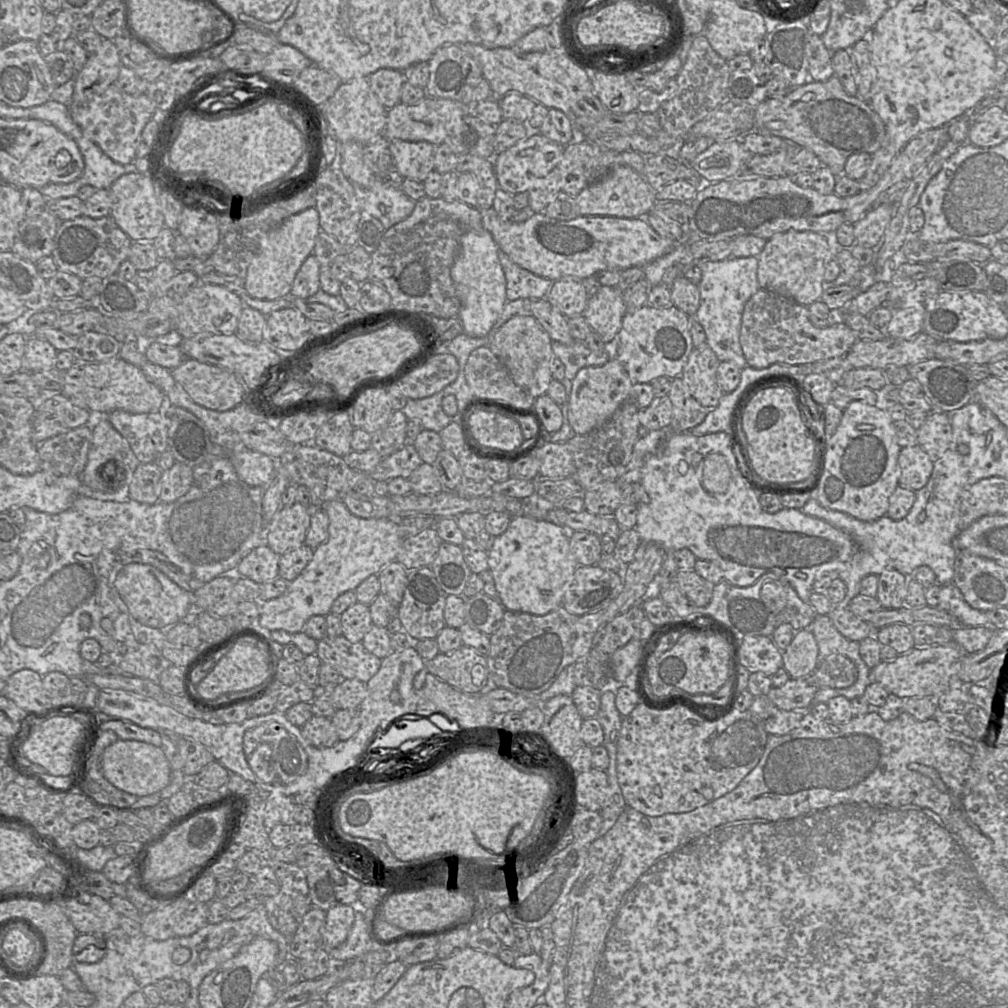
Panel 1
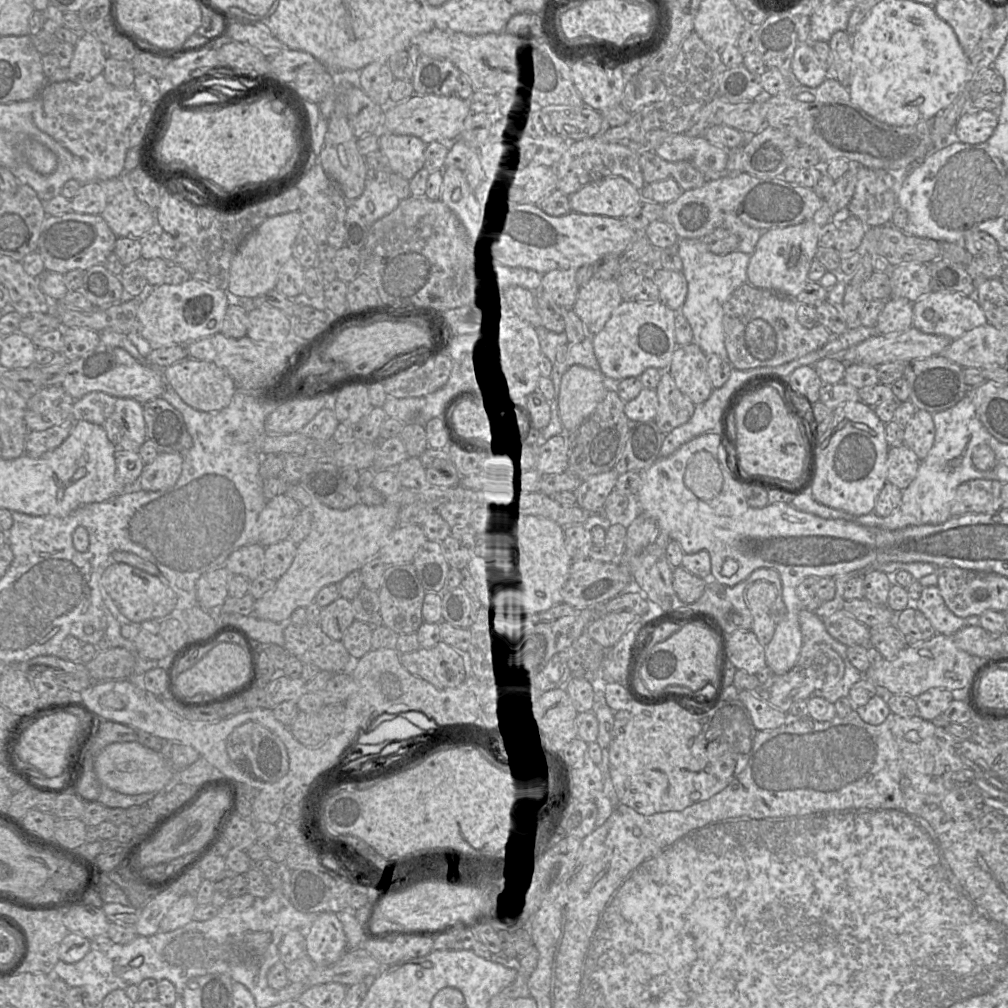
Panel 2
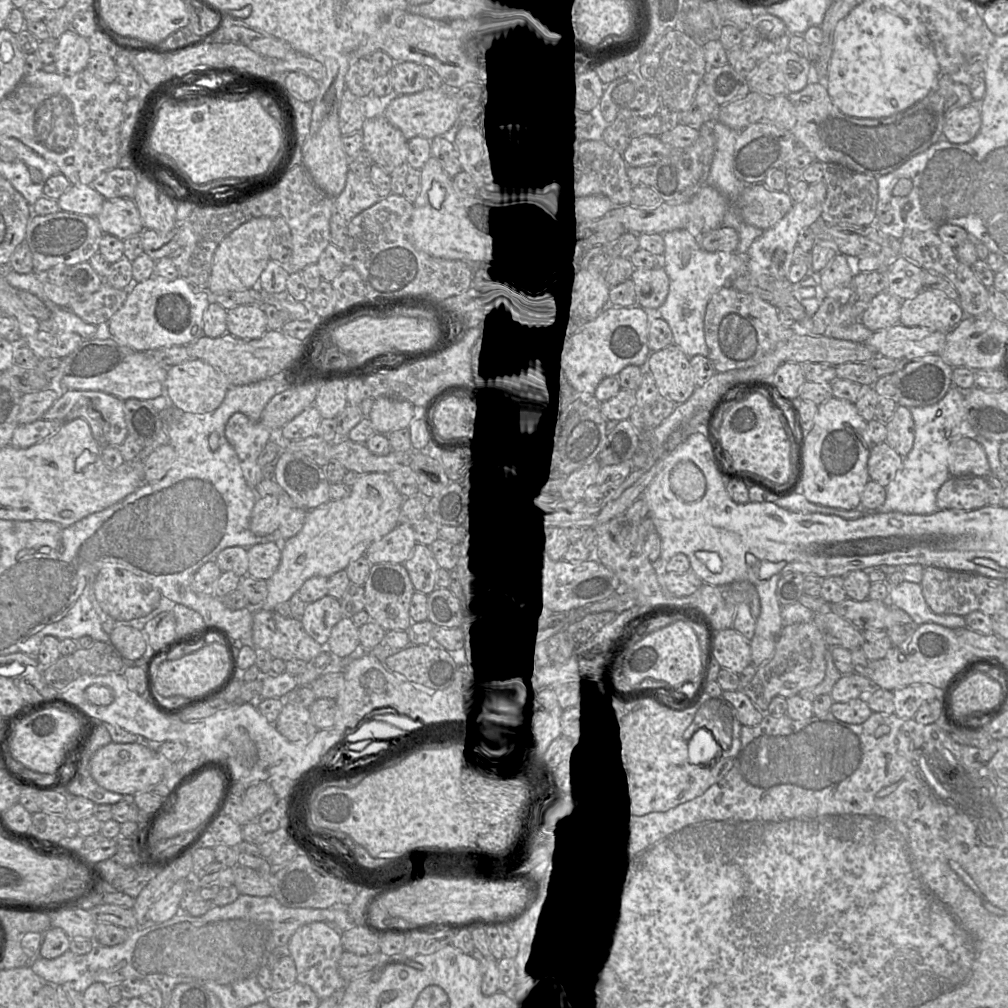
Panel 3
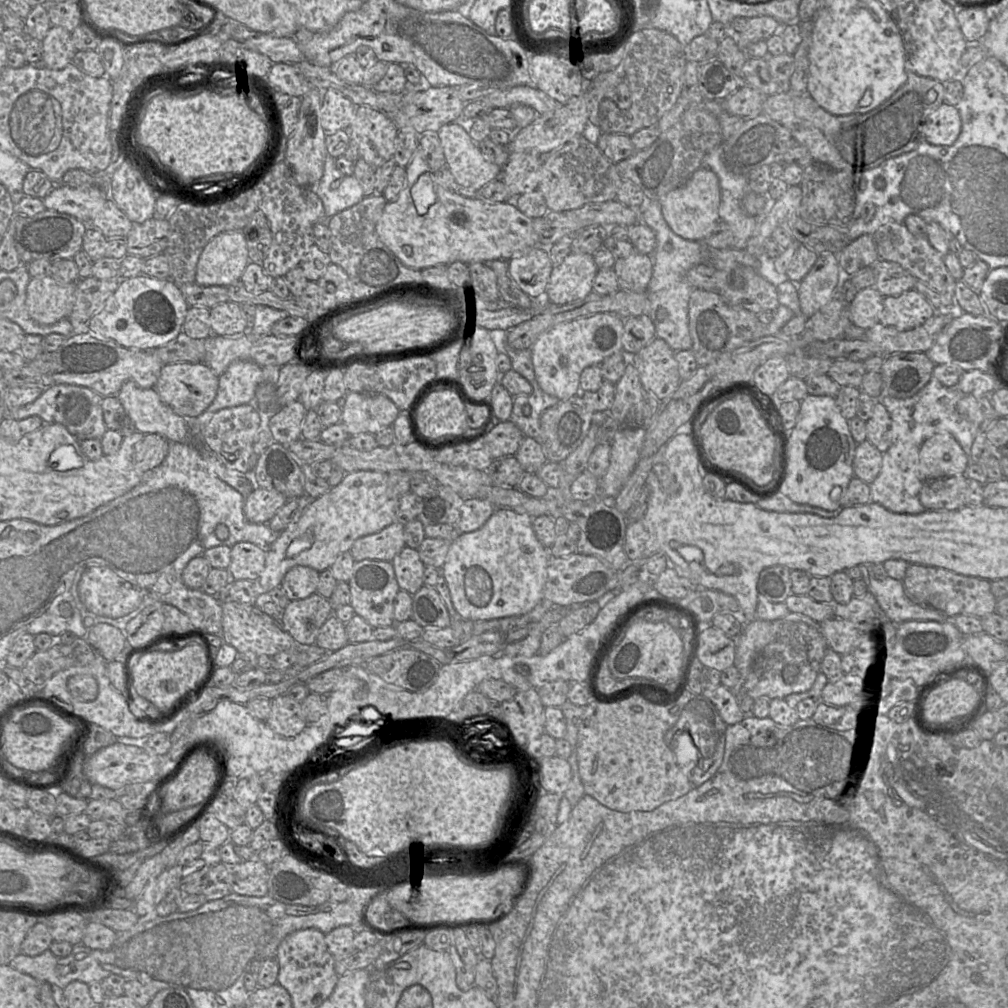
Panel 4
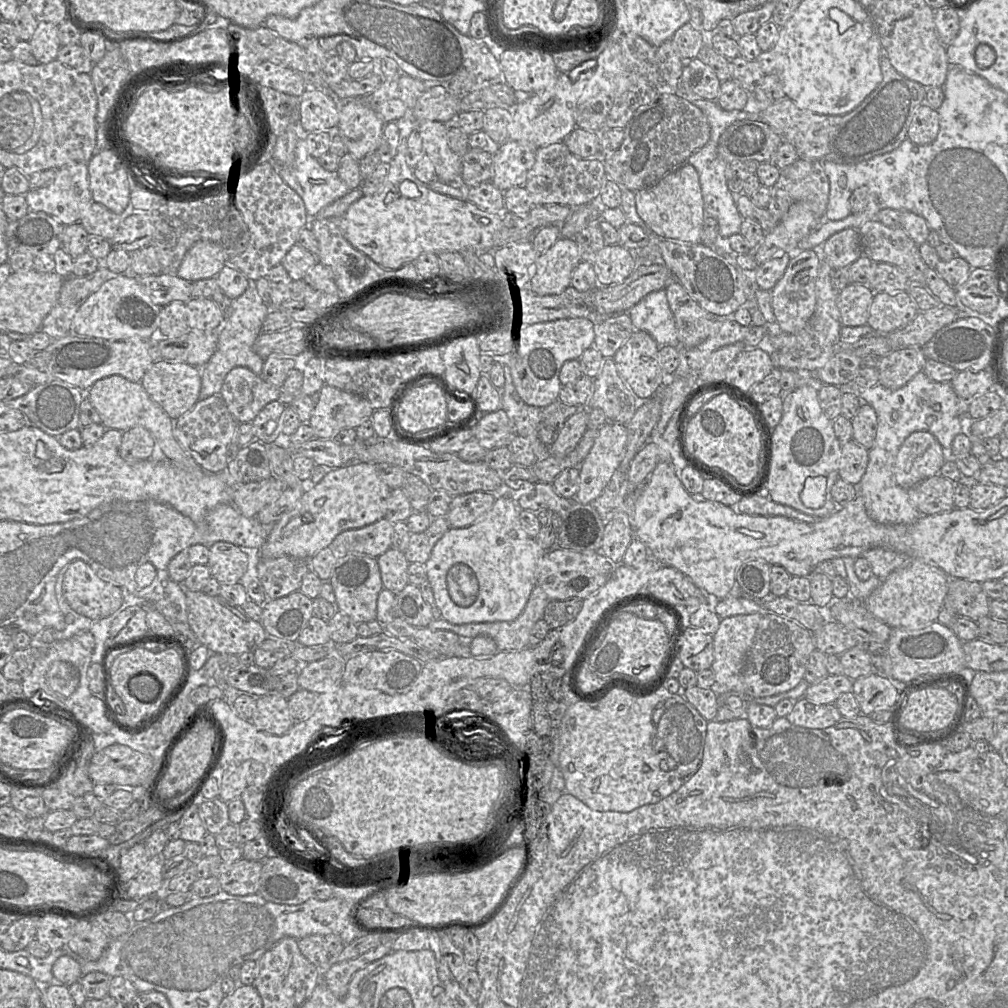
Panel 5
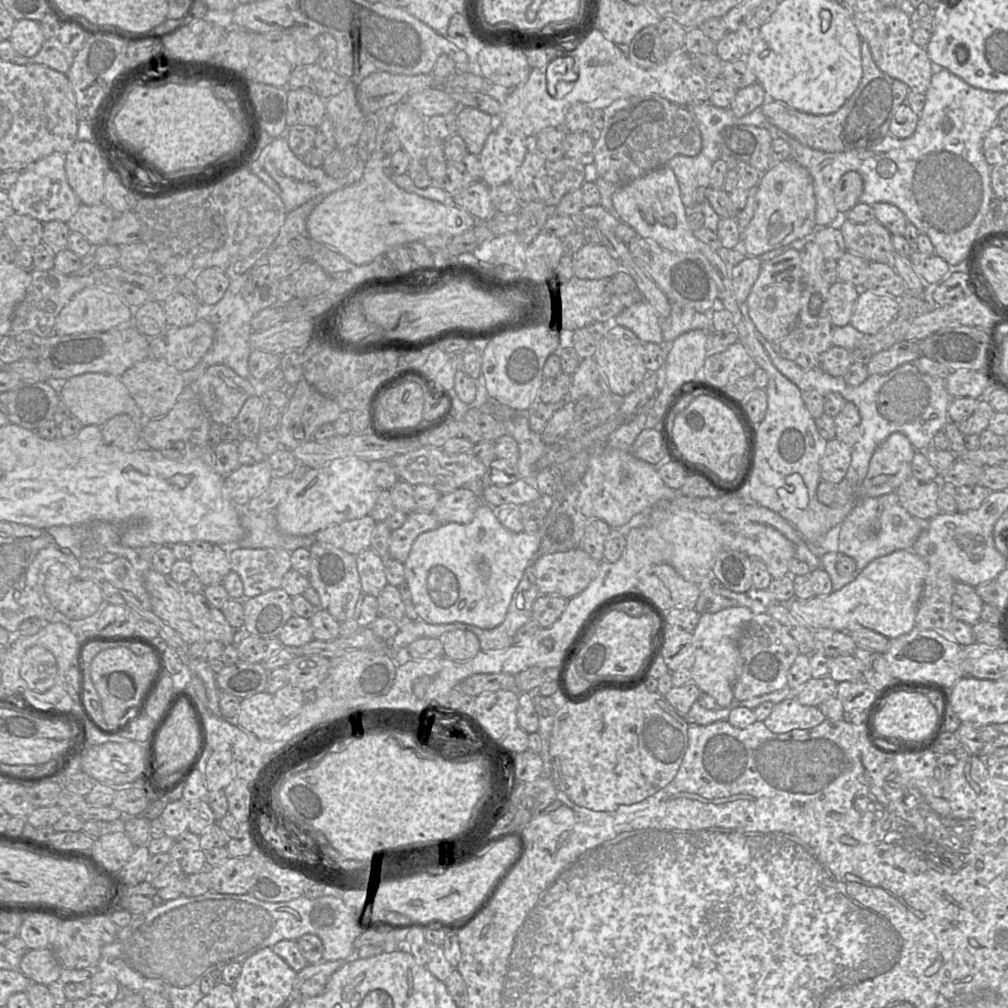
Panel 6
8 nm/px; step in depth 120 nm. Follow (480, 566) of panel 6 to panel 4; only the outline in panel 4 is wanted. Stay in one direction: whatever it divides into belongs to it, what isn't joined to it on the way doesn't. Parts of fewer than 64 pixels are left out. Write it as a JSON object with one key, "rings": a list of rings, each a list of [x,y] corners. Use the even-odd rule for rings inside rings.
{"rings":[[[496,507],[479,529],[460,533],[451,543],[441,574],[456,612],[467,620],[490,620],[523,615],[542,599],[549,551],[537,539],[532,518]]]}

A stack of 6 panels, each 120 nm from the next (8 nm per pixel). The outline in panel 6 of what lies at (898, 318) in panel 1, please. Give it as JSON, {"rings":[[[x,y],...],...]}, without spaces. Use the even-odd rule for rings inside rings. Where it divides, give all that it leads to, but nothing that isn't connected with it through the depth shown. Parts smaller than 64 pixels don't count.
{"rings":[[[838,280],[829,288],[828,310],[833,327],[843,327],[850,324],[854,305],[861,288]]]}

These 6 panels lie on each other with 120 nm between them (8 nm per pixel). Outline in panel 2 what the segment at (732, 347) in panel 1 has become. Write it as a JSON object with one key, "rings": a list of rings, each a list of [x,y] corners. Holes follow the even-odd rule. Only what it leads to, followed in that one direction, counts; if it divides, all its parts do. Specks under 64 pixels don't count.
{"rings":[[[679,238],[675,247],[682,259],[682,274],[688,284],[686,300],[678,313],[682,314],[691,326],[693,344],[697,345],[705,355],[715,355],[727,360],[723,332],[723,306],[733,291],[747,283],[750,255],[739,250],[717,255],[712,253],[701,239]]]}

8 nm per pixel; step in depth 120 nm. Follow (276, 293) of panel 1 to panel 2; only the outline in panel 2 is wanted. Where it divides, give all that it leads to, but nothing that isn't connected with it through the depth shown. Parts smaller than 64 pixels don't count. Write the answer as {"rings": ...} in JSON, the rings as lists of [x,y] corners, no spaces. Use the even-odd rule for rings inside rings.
{"rings":[[[291,211],[267,218],[242,242],[229,269],[227,291],[240,298],[255,298],[275,289],[284,263],[292,257],[292,246],[301,228],[301,214]]]}

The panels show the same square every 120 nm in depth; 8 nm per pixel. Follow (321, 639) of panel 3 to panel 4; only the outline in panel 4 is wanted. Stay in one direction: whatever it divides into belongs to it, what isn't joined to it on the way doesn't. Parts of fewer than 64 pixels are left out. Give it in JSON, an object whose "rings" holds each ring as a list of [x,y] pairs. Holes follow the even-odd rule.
{"rings":[[[315,593],[305,599],[293,600],[283,610],[281,627],[299,645],[314,645],[320,628],[334,615],[331,601]]]}

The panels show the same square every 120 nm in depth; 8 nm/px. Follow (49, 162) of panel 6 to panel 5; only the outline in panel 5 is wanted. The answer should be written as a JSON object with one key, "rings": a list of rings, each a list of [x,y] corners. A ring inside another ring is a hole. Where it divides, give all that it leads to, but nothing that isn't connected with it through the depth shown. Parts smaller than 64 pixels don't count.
{"rings":[[[87,163],[64,165],[57,170],[54,181],[43,187],[33,188],[25,194],[31,212],[44,212],[55,217],[63,225],[79,223],[94,202],[89,186]]]}

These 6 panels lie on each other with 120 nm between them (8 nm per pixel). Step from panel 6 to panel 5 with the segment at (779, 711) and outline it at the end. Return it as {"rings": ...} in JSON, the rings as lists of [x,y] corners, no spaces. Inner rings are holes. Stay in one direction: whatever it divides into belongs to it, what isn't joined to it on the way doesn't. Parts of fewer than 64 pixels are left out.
{"rings":[[[805,698],[795,701],[787,720],[800,727],[823,729],[834,725],[841,719],[834,704],[815,704]]]}

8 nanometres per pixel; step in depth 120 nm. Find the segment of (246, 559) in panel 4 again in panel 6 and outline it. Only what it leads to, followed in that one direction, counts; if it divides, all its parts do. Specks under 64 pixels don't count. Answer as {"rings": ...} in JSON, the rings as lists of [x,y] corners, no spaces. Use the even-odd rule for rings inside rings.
{"rings":[[[192,542],[191,564],[194,576],[205,586],[221,584],[231,571],[229,549],[210,542]]]}

